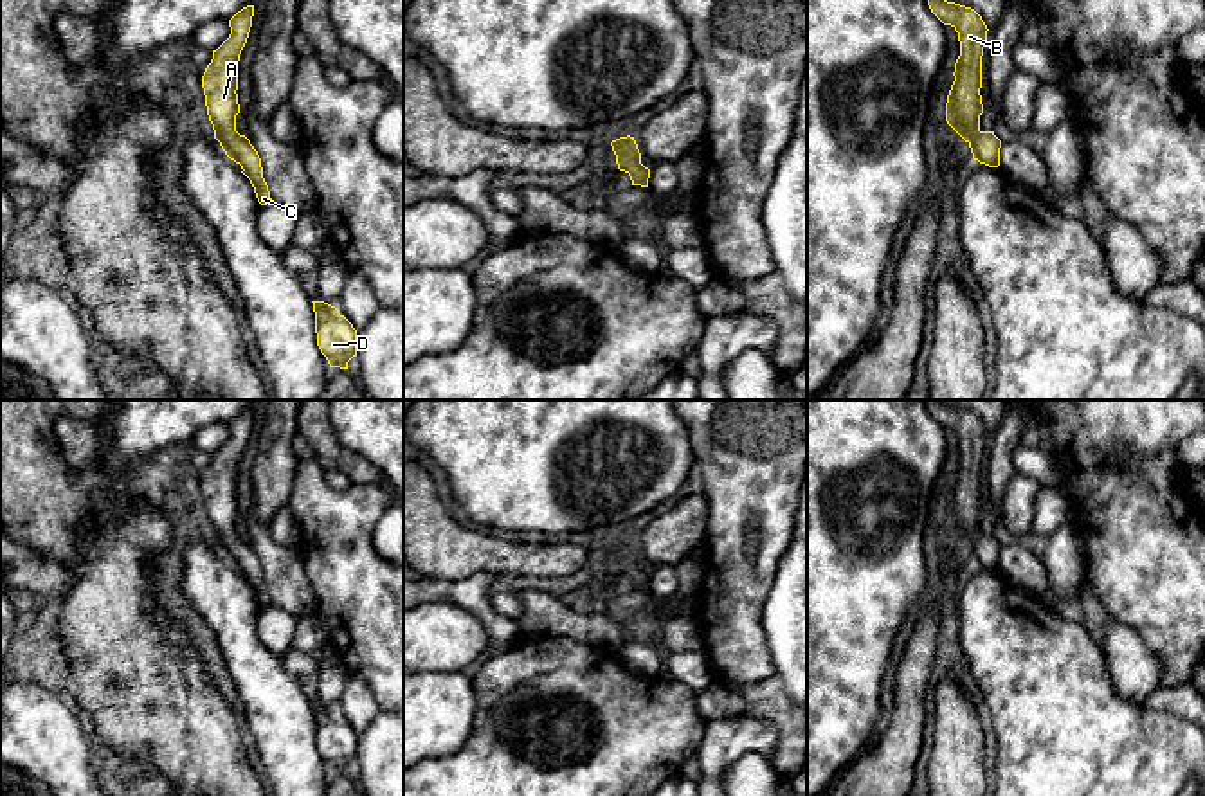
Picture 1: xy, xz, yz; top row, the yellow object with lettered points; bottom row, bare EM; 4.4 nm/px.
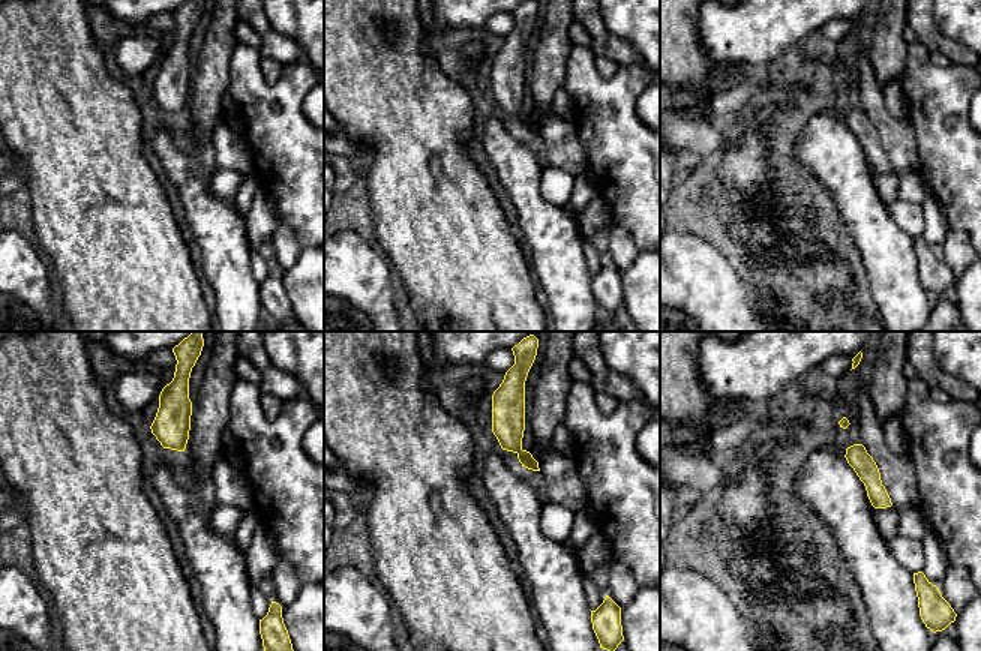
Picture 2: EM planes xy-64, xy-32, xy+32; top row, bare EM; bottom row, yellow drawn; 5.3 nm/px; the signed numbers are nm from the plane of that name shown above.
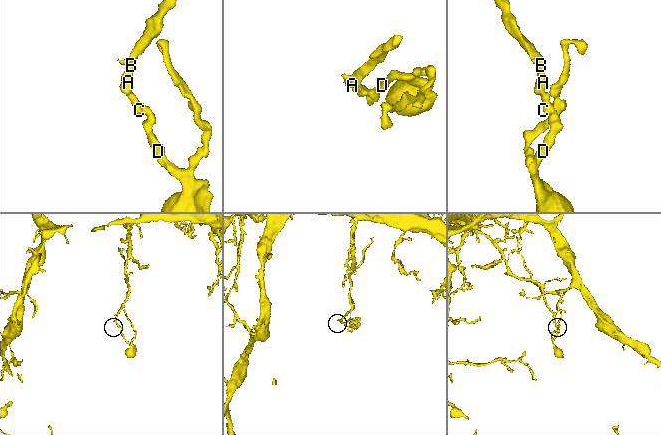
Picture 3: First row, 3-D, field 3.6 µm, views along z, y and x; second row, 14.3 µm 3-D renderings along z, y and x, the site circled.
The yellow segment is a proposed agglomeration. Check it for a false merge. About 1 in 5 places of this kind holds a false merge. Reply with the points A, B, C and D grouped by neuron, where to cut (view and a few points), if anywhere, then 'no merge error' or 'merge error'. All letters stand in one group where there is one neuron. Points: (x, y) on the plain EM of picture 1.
A B C D; no cut; no merge error

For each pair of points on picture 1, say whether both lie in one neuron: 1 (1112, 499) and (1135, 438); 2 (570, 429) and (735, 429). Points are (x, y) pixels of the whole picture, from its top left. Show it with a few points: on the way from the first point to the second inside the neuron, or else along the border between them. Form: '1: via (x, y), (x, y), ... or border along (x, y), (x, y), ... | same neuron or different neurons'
1: via (1124, 485), (1124, 452) | same neuron
2: border along (679, 418), (687, 427), (696, 470) | different neurons

